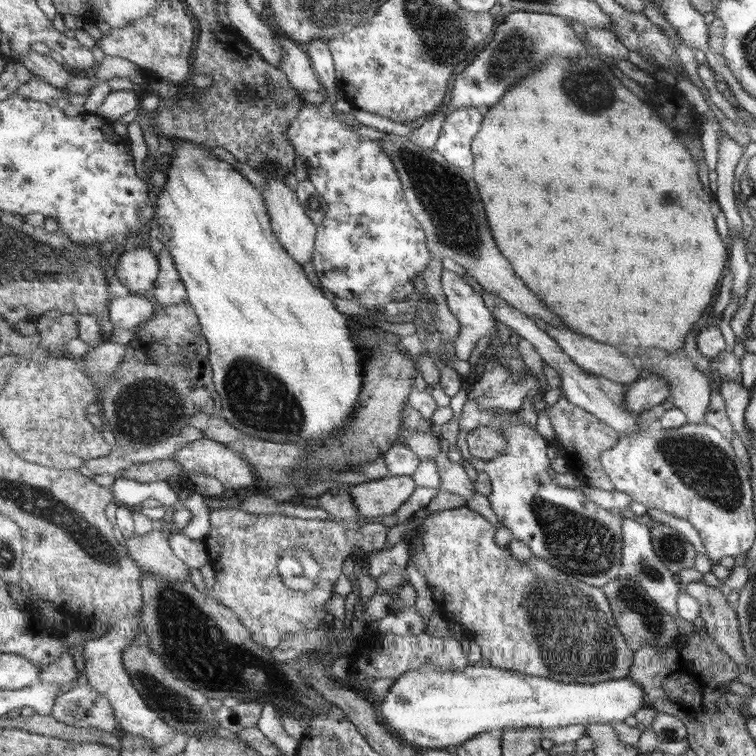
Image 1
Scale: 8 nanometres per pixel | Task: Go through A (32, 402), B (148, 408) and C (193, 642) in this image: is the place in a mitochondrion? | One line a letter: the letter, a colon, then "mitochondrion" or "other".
A: other
B: mitochondrion
C: mitochondrion

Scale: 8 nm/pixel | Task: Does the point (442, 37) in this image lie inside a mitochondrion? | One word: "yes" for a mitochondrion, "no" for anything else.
yes

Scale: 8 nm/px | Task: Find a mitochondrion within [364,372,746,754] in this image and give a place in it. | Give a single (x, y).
(574, 647)

